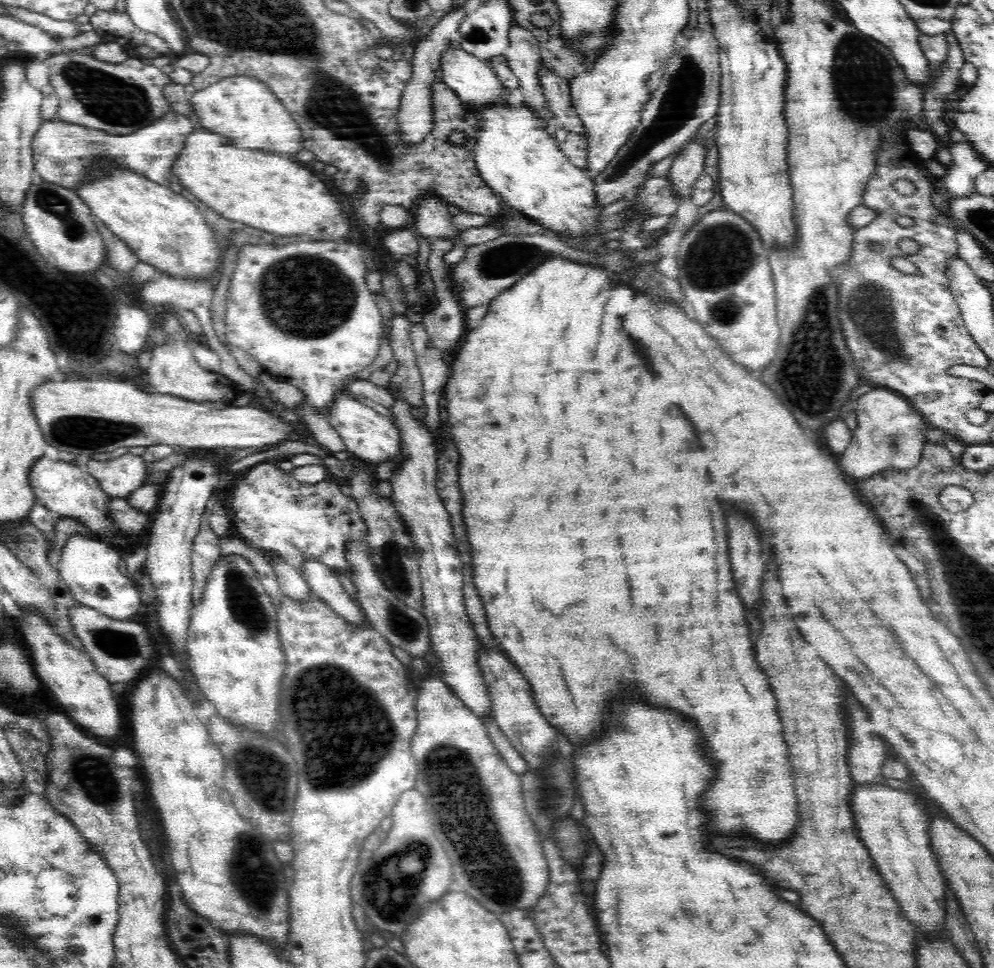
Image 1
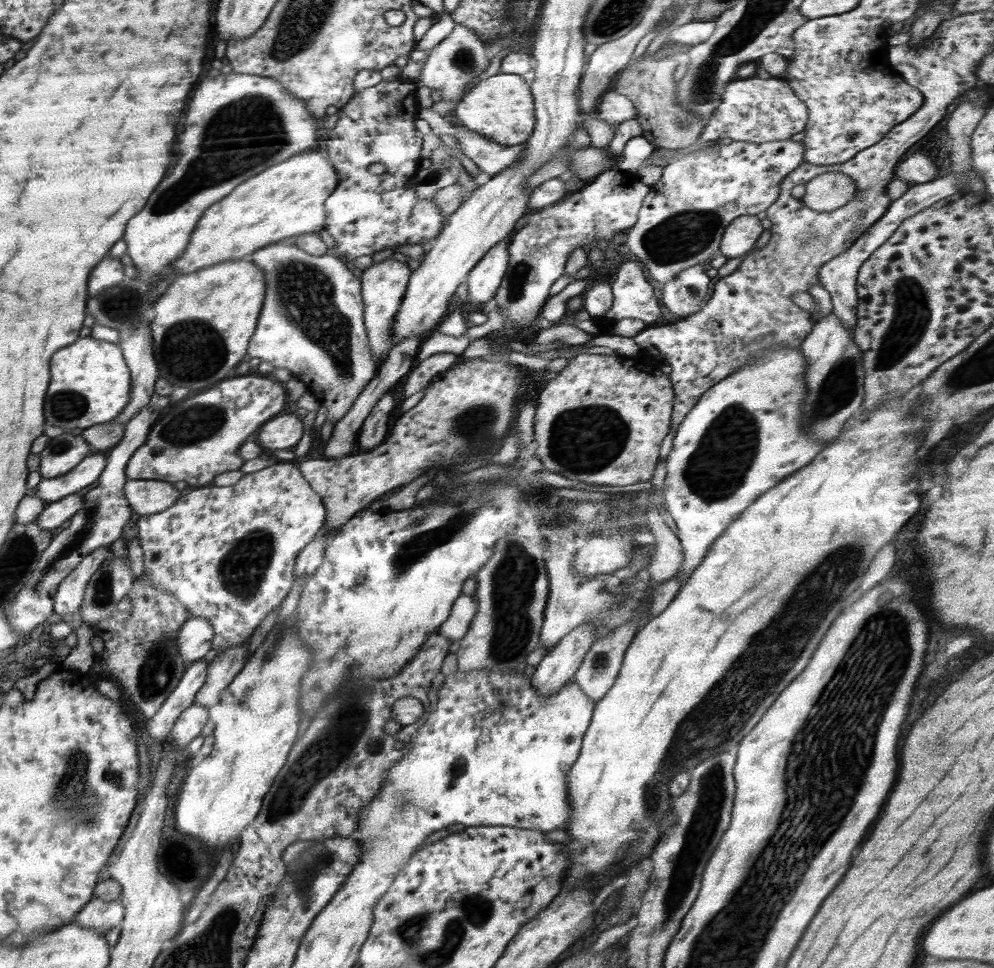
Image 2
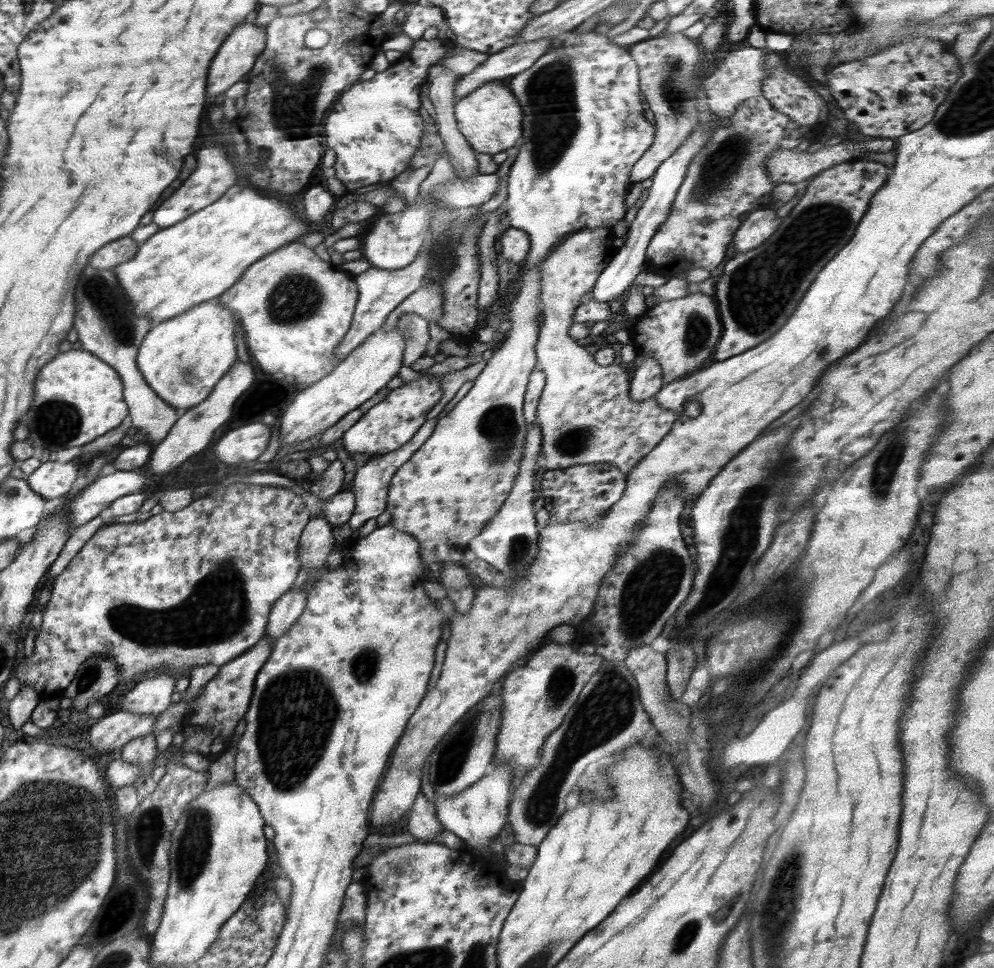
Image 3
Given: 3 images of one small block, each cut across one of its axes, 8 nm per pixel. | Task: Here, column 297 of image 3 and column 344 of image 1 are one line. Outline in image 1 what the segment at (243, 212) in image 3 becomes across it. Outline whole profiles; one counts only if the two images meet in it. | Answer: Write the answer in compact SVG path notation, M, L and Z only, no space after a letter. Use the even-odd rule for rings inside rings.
M201 127L192 130L192 134L186 140L180 157L176 158L176 162L170 168L171 174L175 174L182 186L198 200L224 218L280 236L308 236L314 240L338 241L344 240L350 234L352 226L344 218L342 204L334 197L334 192L324 186L322 180L310 174L308 168L302 168L290 158L284 158L280 154L268 154L260 150L240 150L230 145L225 136L214 134Z

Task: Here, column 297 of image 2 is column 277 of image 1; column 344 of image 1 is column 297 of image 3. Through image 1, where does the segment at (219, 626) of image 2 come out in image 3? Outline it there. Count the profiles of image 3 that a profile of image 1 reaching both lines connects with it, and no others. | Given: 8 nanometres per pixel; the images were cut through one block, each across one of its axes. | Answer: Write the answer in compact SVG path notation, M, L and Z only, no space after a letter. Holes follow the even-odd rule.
M222 482L220 486L207 492L204 497L176 512L163 511L138 524L112 524L100 527L70 564L59 574L54 582L52 595L43 610L42 627L35 636L32 656L22 658L15 677L21 684L31 686L39 694L39 700L46 700L55 694L64 692L76 676L77 670L84 660L98 654L106 658L114 658L119 675L118 684L132 680L136 674L161 673L162 670L182 670L196 668L207 664L225 665L237 656L250 650L262 637L266 636L266 626L273 604L294 584L301 563L298 561L298 545L300 535L310 520L310 511L300 496L287 488L276 486L256 486L240 482Z

